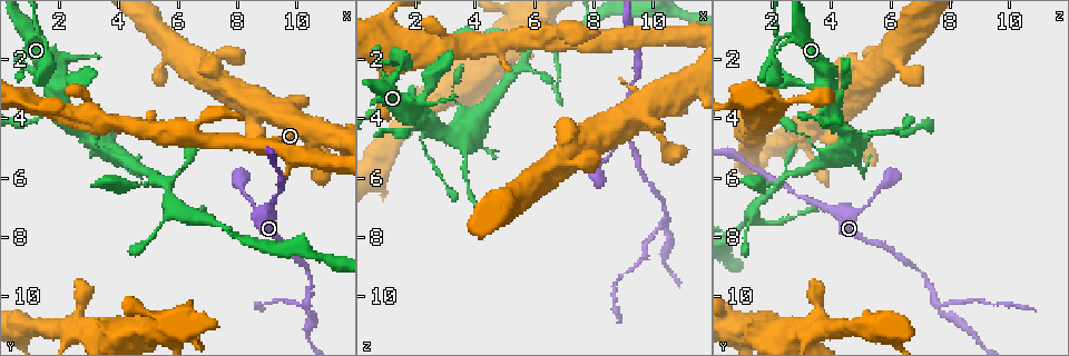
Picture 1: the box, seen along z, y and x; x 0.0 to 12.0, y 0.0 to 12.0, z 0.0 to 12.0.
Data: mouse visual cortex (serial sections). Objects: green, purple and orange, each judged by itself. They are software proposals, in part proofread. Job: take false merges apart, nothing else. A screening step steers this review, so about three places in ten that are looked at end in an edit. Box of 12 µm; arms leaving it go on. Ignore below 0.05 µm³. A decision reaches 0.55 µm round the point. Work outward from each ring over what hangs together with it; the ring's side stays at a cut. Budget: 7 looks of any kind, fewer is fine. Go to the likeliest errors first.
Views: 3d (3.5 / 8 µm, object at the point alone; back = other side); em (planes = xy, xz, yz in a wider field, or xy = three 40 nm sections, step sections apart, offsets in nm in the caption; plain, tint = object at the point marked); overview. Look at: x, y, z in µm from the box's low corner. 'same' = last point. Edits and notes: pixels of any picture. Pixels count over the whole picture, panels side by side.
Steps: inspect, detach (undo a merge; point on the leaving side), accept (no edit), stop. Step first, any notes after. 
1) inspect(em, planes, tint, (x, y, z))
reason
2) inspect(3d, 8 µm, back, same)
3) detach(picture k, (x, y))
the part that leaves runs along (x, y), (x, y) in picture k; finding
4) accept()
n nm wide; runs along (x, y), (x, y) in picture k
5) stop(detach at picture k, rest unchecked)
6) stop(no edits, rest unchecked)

inspect(3d, 3.5 µm, (10.3, 10.3, 7.6))
abrupt turn

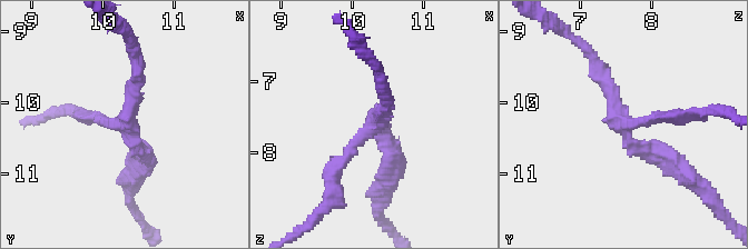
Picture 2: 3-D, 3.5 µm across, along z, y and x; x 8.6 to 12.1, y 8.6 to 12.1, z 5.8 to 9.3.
inspect(em, xy, step 3, tint, (10.30, 10.25, 7.60))
3 arms; arms of 150, 200, 250 nm

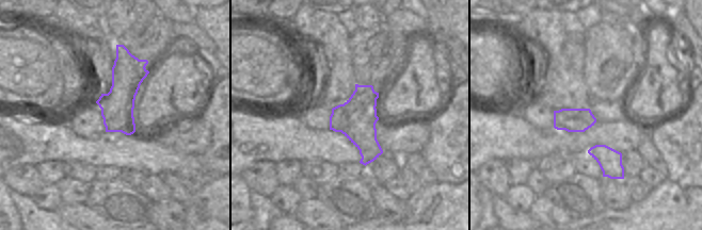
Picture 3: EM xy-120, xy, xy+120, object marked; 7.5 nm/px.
inspect(em, planes, tint, same)

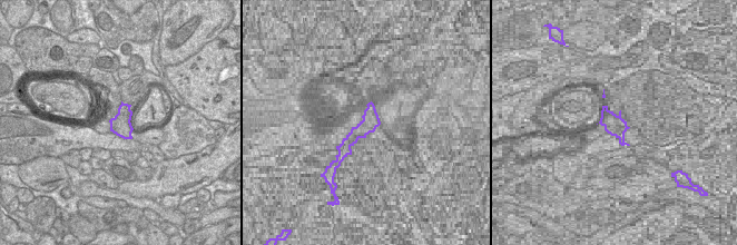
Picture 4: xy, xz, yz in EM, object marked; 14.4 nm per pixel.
accept()
one cell here

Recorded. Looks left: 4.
inspect(3d, 8 µm, (1.5, 1.3, 2.3))
branch point

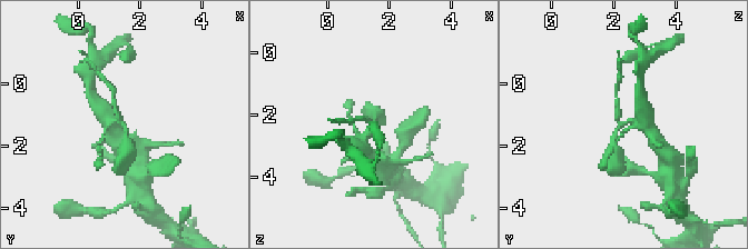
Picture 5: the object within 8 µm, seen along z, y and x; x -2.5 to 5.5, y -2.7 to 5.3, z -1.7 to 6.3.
inspect(em, xy, step 5, tint, (1.6, 1.3, 2.2))
shape alone is not enough

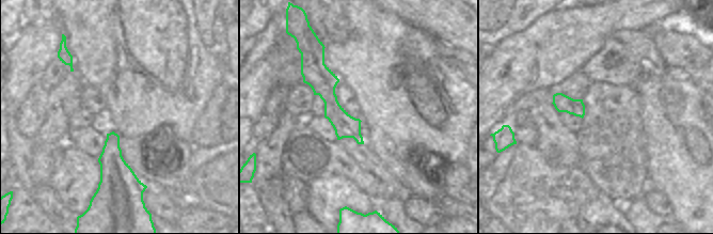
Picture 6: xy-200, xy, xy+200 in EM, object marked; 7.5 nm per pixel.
detach(picture 5, (617, 102))
arms of 200, 300, 400 nm; the part that leaves runs along (618, 117), (617, 86), (619, 85) in picture 5; two cells meet here

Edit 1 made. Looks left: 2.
stop(detach at picture 5, rest unchecked)

